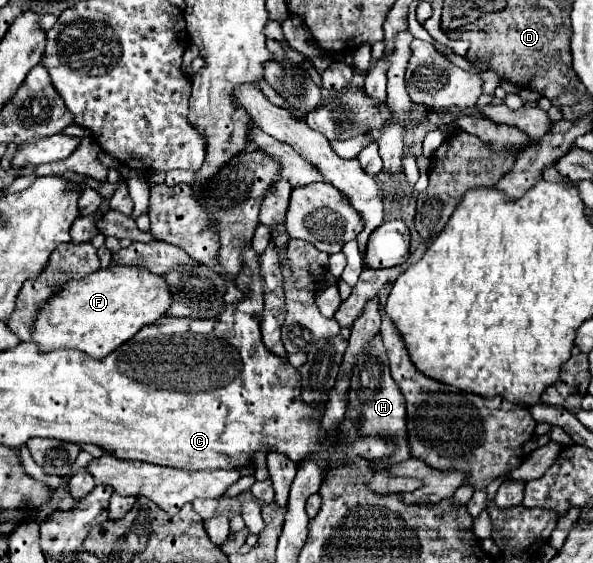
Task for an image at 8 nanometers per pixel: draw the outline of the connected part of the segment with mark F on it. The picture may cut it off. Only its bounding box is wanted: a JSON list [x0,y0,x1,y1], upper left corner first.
[31,265,171,359]

